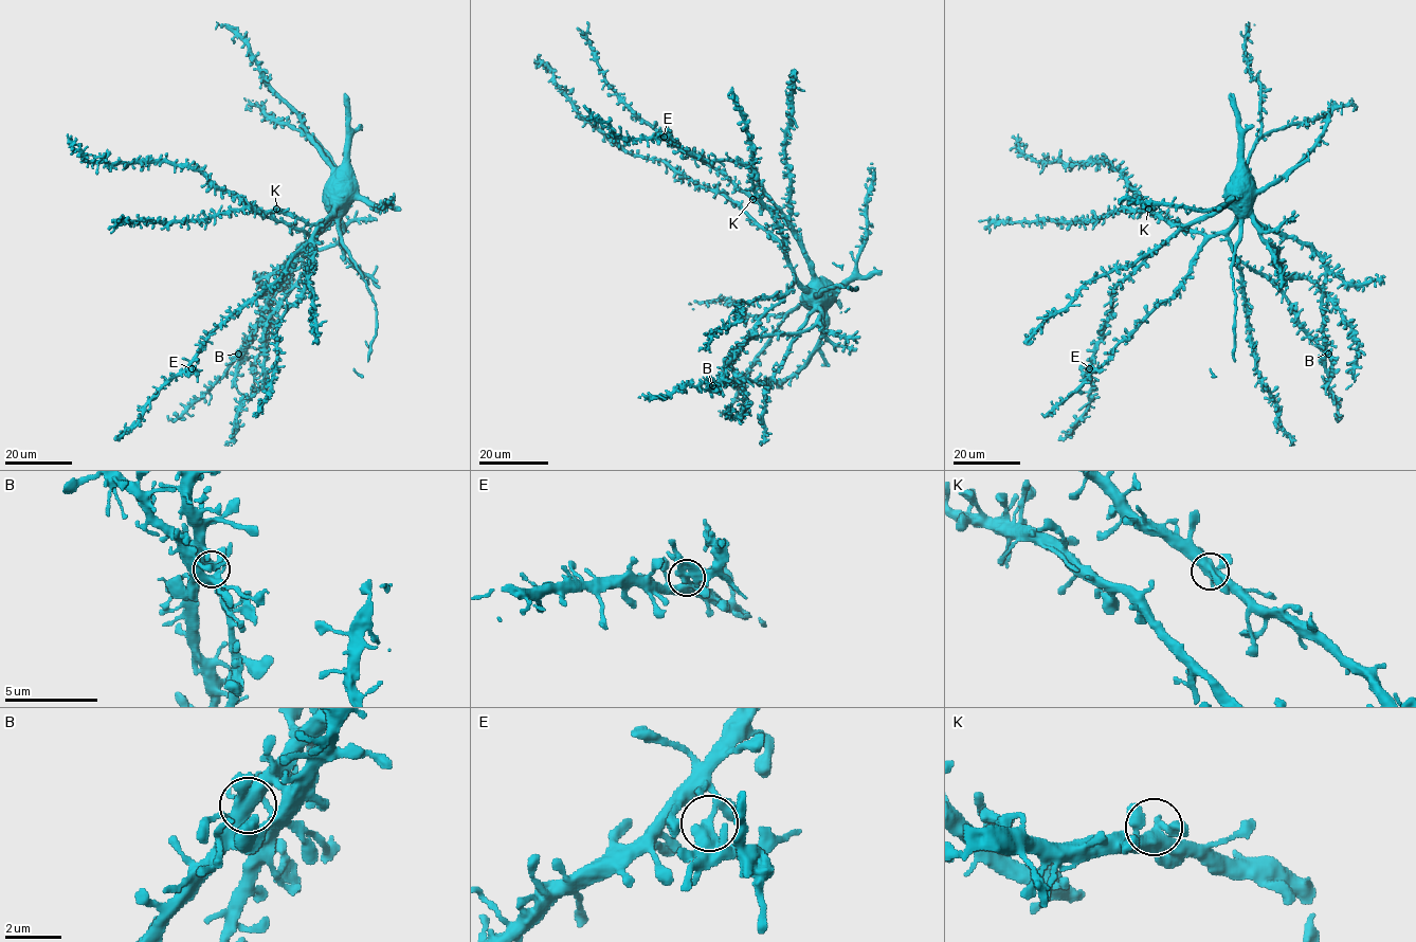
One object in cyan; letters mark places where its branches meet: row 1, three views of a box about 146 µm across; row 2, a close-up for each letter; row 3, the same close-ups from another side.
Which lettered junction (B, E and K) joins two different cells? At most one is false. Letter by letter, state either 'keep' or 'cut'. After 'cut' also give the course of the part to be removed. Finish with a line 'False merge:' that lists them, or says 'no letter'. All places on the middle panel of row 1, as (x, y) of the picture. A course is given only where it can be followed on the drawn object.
B: keep
E: cut
K: keep
False merge: E

